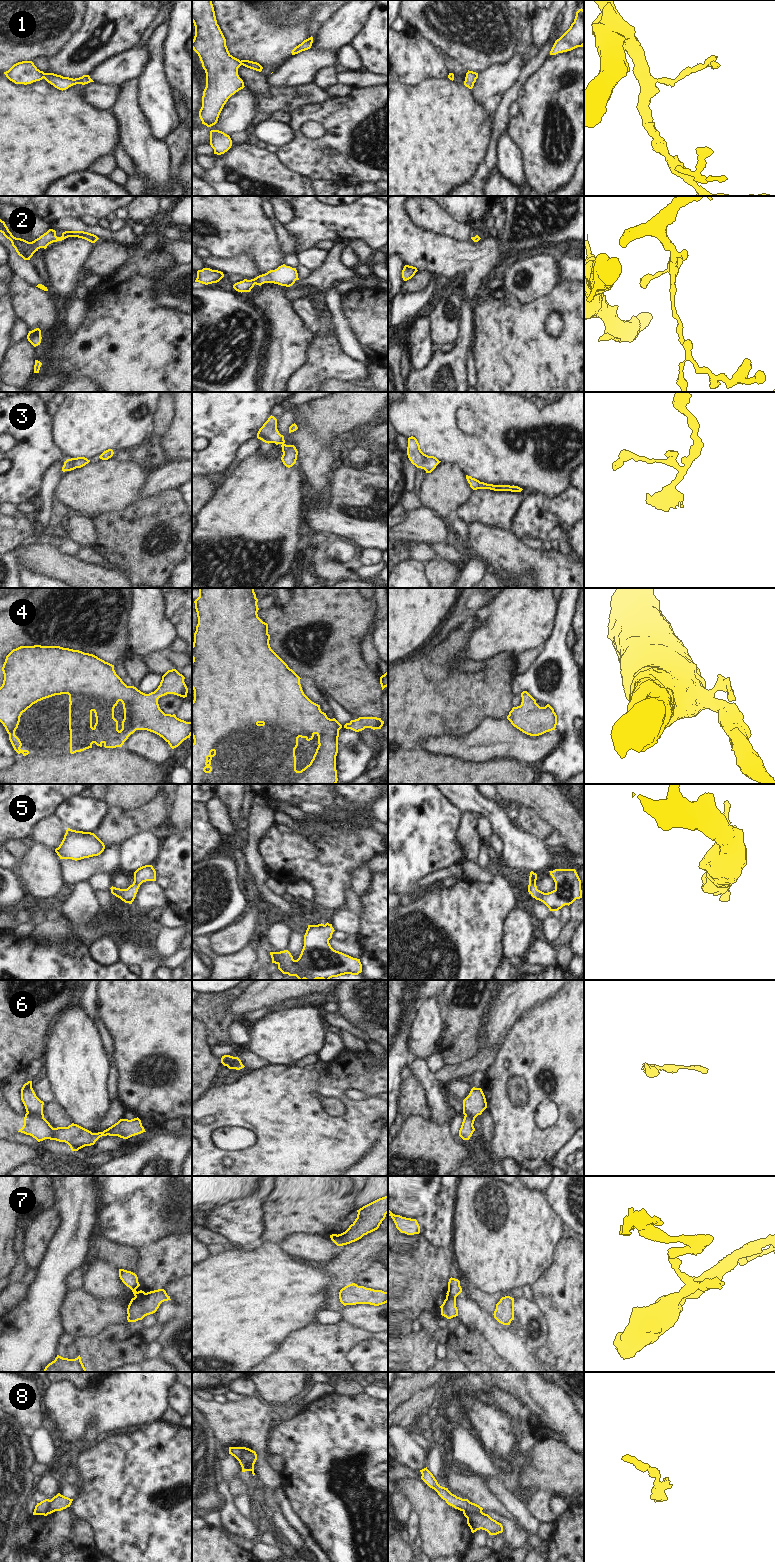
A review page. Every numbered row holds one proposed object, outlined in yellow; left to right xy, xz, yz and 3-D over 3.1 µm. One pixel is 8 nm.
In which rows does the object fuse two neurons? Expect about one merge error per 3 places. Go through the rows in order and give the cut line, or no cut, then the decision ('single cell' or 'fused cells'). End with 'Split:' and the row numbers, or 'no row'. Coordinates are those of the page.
1: no cut | single cell
2: no cut | single cell
3: no cut | single cell
4: no cut | single cell
5: no cut | single cell
6: xy (27, 1112), (43, 1117) | fused cells
7: xy (145, 1293), (135, 1297) | fused cells
8: yz (481, 1511), (463, 1512) | fused cells
Split: 6, 7, 8

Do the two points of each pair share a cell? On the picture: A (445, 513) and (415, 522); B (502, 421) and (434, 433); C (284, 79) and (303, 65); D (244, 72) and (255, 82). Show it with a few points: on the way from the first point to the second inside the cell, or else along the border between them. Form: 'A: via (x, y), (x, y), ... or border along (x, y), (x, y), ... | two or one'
A: border along (423, 505), (431, 508), (448, 521) | two
B: via (485, 438), (482, 441), (451, 441) | one
C: via (289, 74), (298, 70) | one
D: via (247, 75), (252, 79) | one

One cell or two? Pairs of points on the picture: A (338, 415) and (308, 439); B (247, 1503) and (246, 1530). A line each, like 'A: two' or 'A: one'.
A: one
B: two

